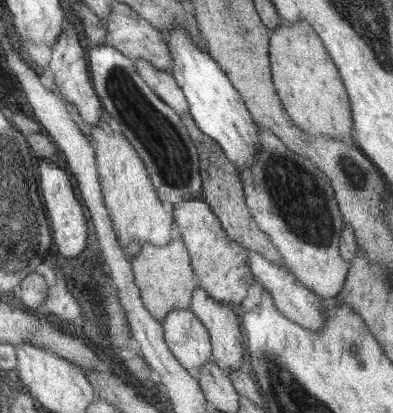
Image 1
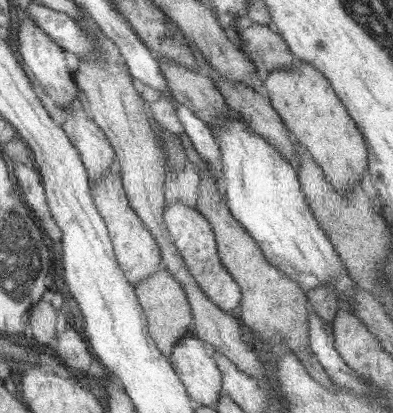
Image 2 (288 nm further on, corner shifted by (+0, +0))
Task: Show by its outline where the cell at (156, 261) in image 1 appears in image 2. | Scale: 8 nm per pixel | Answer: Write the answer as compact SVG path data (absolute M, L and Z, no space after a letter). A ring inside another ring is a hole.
M161 268L157 274L153 274L151 278L143 280L137 286L137 296L151 322L151 336L157 340L161 352L167 358L171 358L177 344L197 330L197 324L193 318L193 306L189 302L189 294L185 292L185 286L167 268Z

